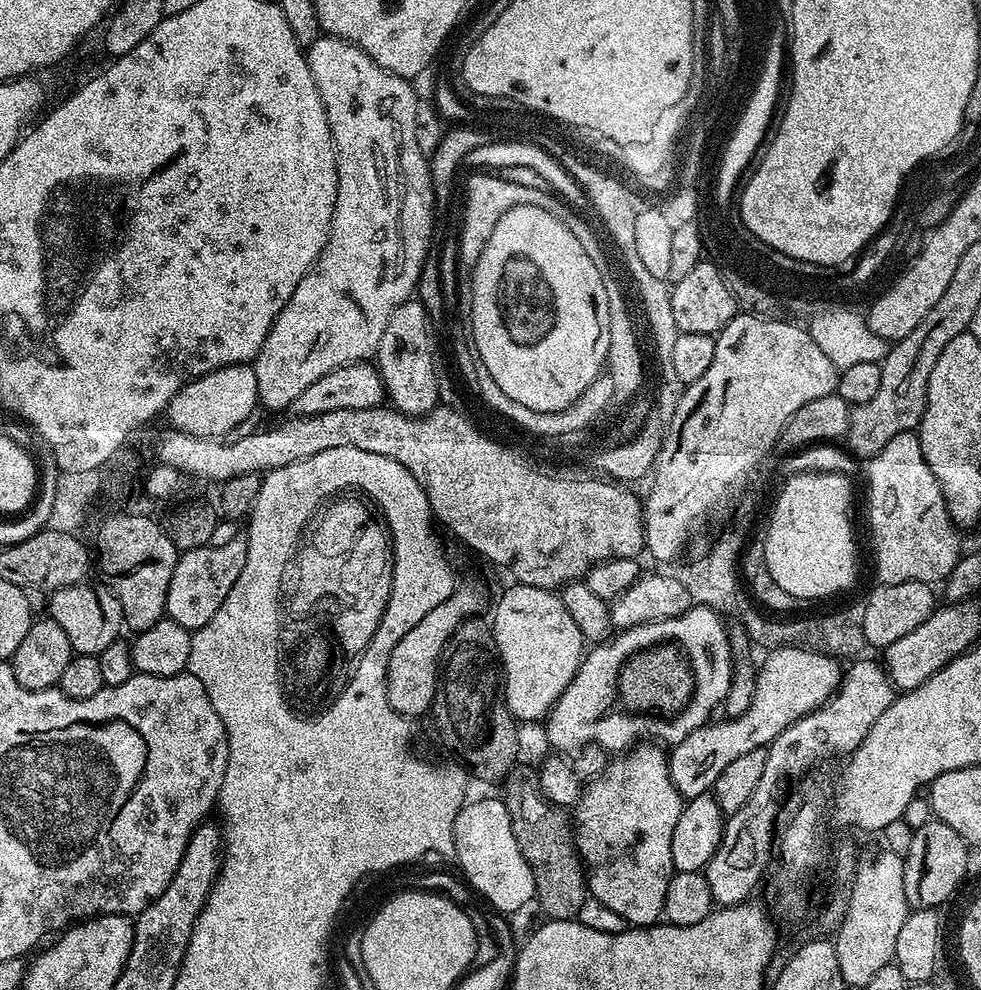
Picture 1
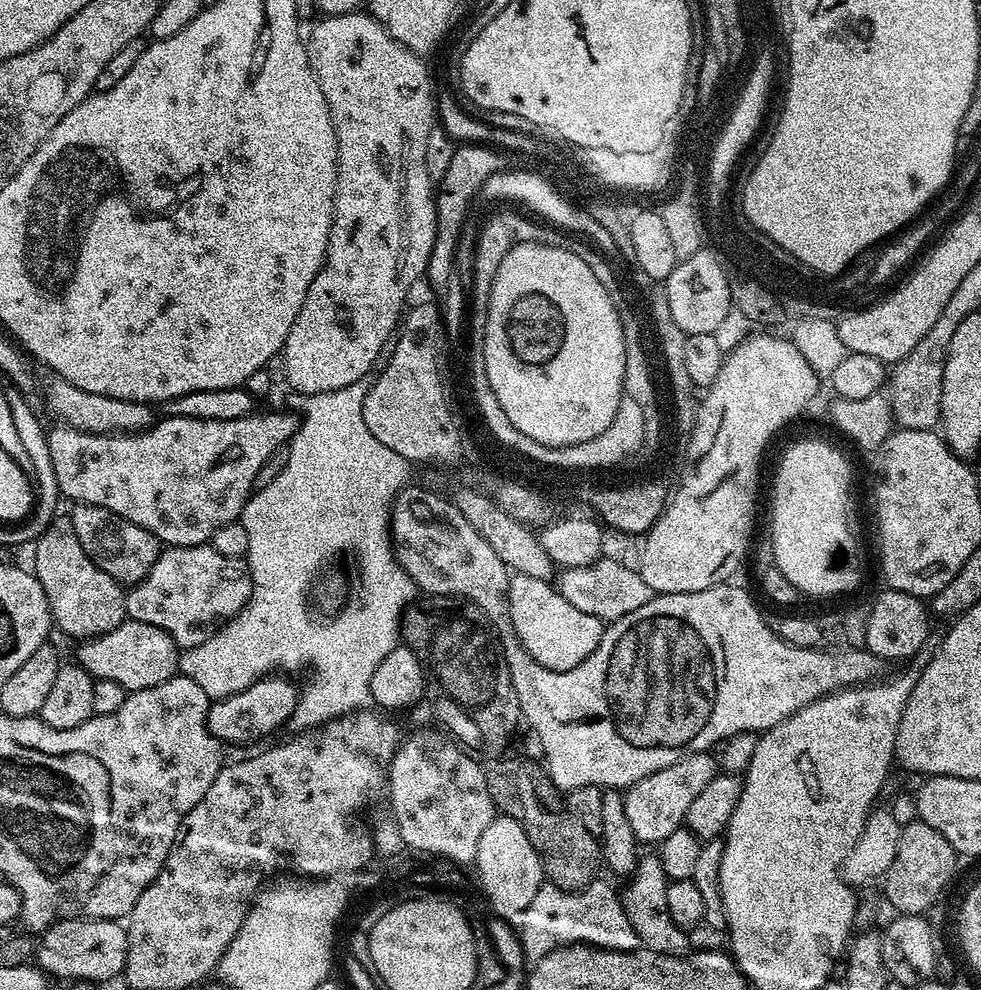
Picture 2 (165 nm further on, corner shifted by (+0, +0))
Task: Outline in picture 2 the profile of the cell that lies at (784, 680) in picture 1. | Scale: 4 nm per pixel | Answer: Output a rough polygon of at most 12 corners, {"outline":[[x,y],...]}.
{"outline":[[711,751],[691,752],[623,793],[641,845],[684,824],[718,774]]}

